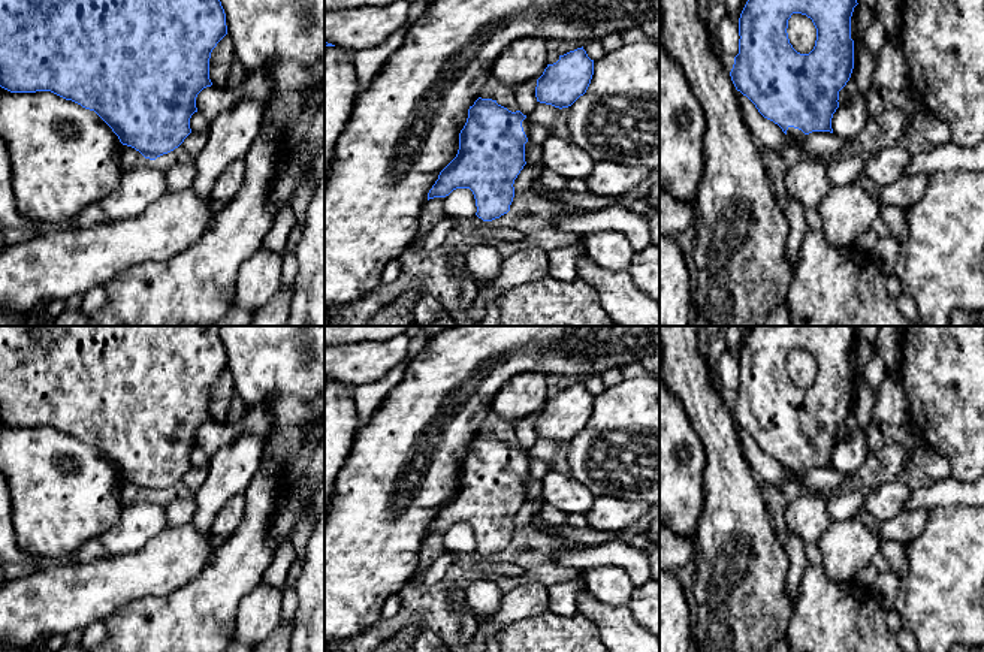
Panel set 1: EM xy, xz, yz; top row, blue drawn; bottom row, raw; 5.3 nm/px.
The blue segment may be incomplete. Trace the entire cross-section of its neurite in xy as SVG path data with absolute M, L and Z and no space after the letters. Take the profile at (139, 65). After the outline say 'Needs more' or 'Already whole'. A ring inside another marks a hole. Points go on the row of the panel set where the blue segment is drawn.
M0 0L0 87L10 93L51 91L94 111L118 136L123 145L156 160L178 148L191 133L190 118L197 94L211 87L209 58L217 43L227 34L226 13L220 0Z. Already whole

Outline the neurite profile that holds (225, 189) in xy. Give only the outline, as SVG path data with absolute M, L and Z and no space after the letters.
M244 159L233 160L215 181L211 191L211 199L217 202L230 202L242 184L244 173Z

